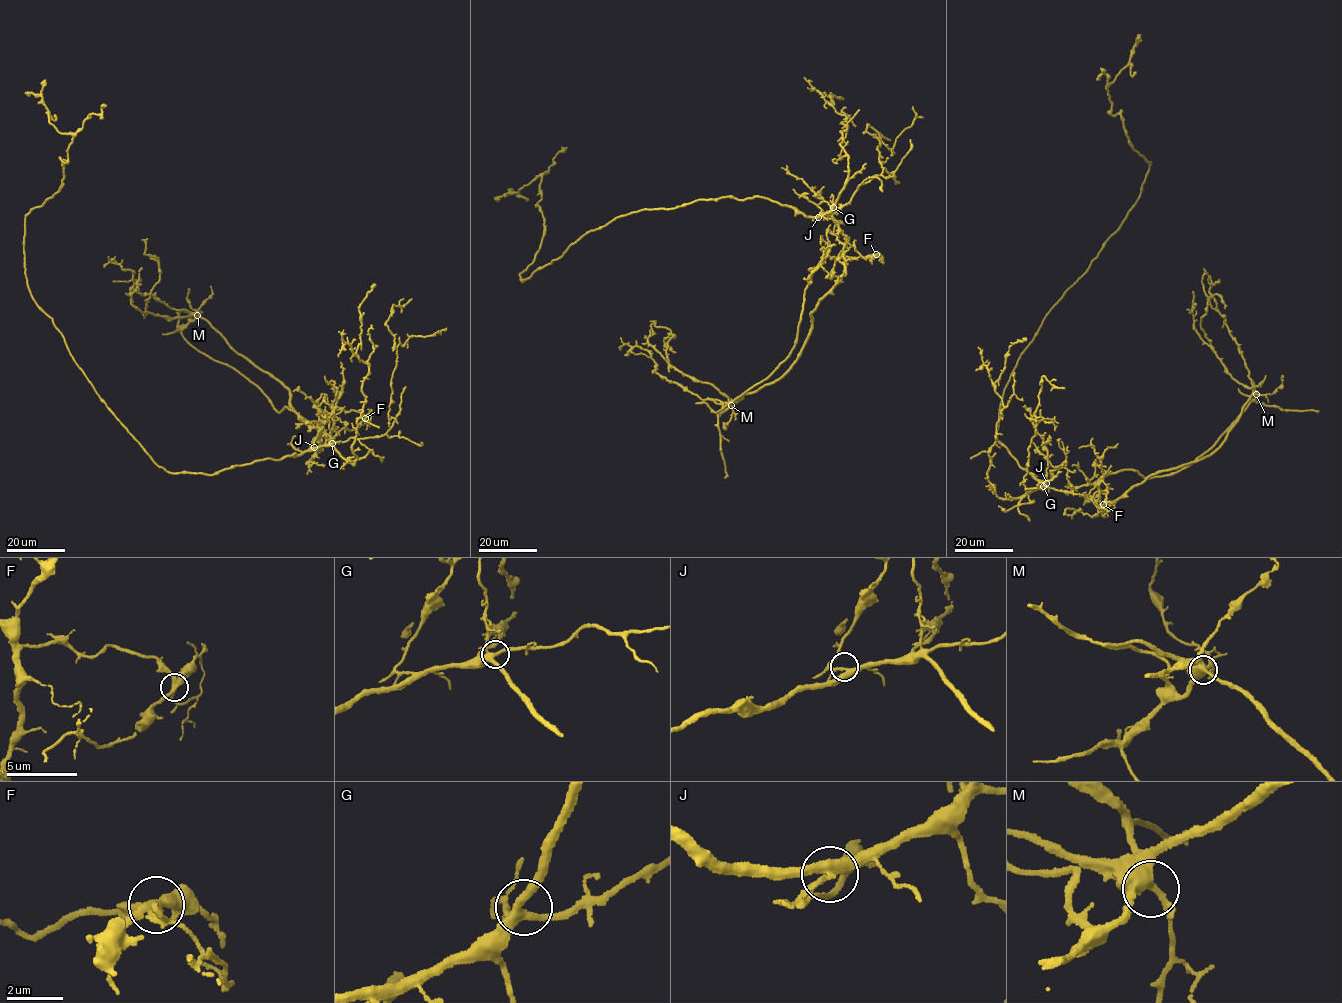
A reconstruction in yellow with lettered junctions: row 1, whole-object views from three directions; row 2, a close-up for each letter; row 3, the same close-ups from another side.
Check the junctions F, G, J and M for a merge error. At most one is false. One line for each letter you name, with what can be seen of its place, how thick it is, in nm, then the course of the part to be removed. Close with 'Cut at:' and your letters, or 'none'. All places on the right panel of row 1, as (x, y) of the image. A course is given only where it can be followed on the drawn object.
F: (1103, 504) | 360 nm | (1103, 504), (1045, 487), (995, 431), (1017, 362), (1140, 194), (1150, 163), (1111, 114), (1107, 88), (1139, 38)
Cut at: F

